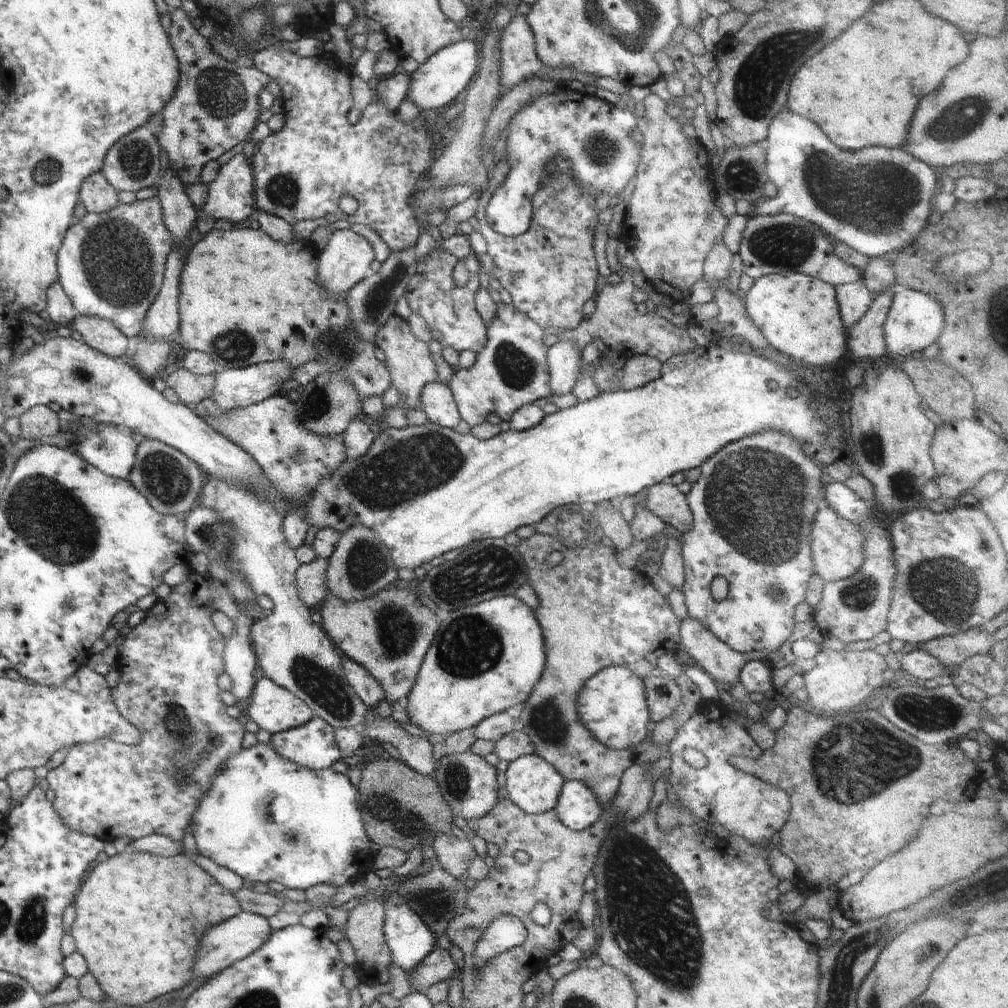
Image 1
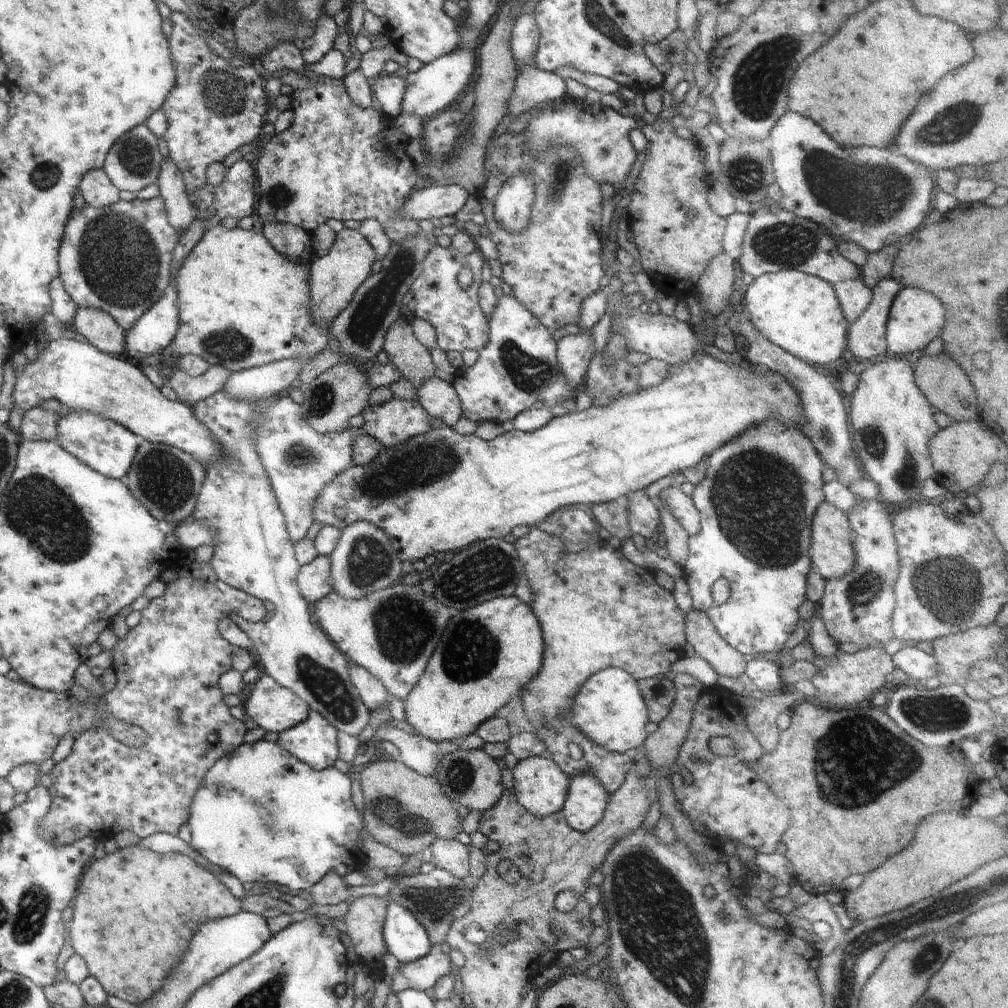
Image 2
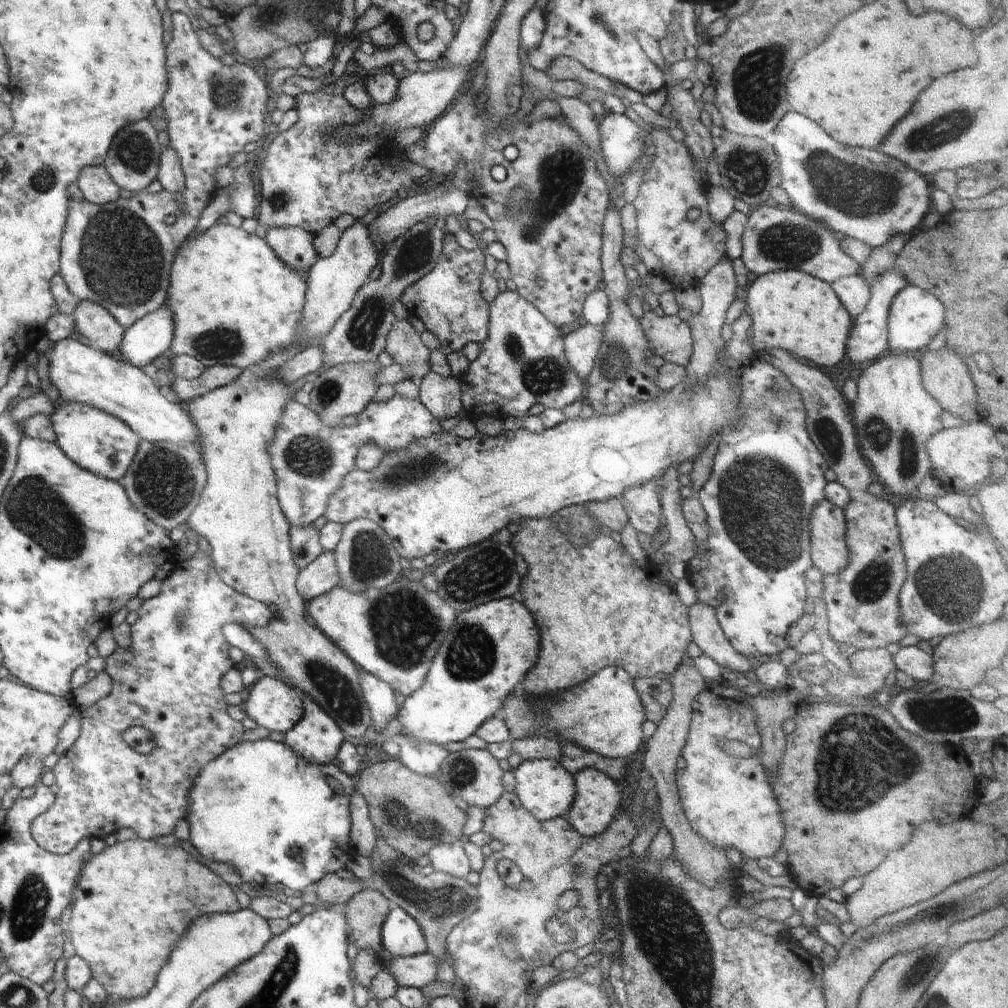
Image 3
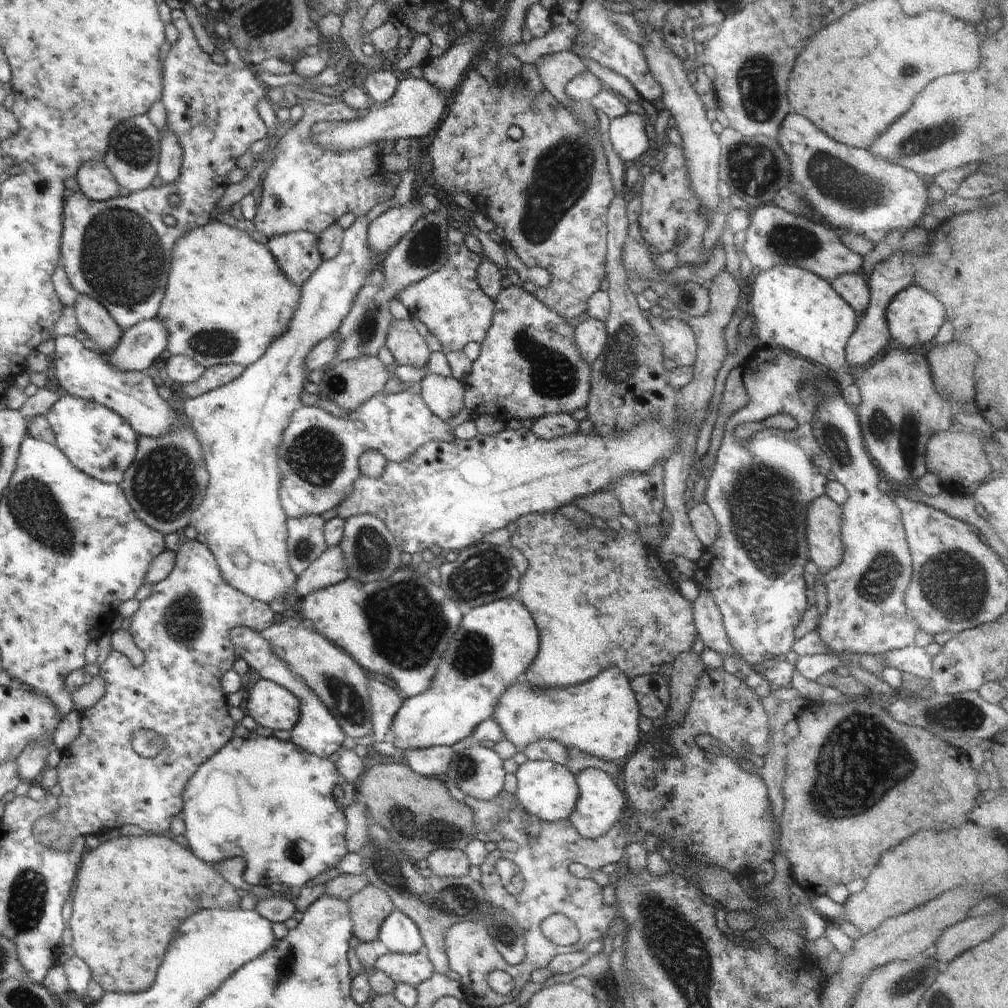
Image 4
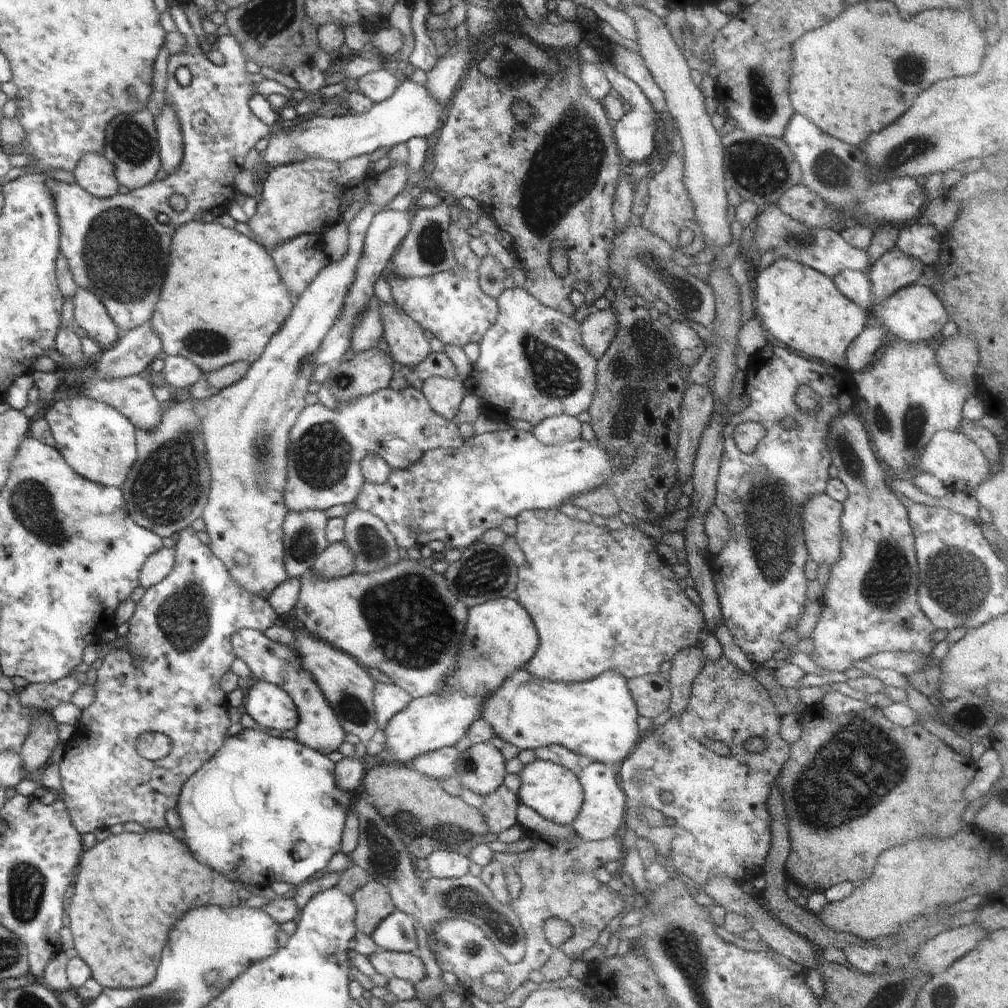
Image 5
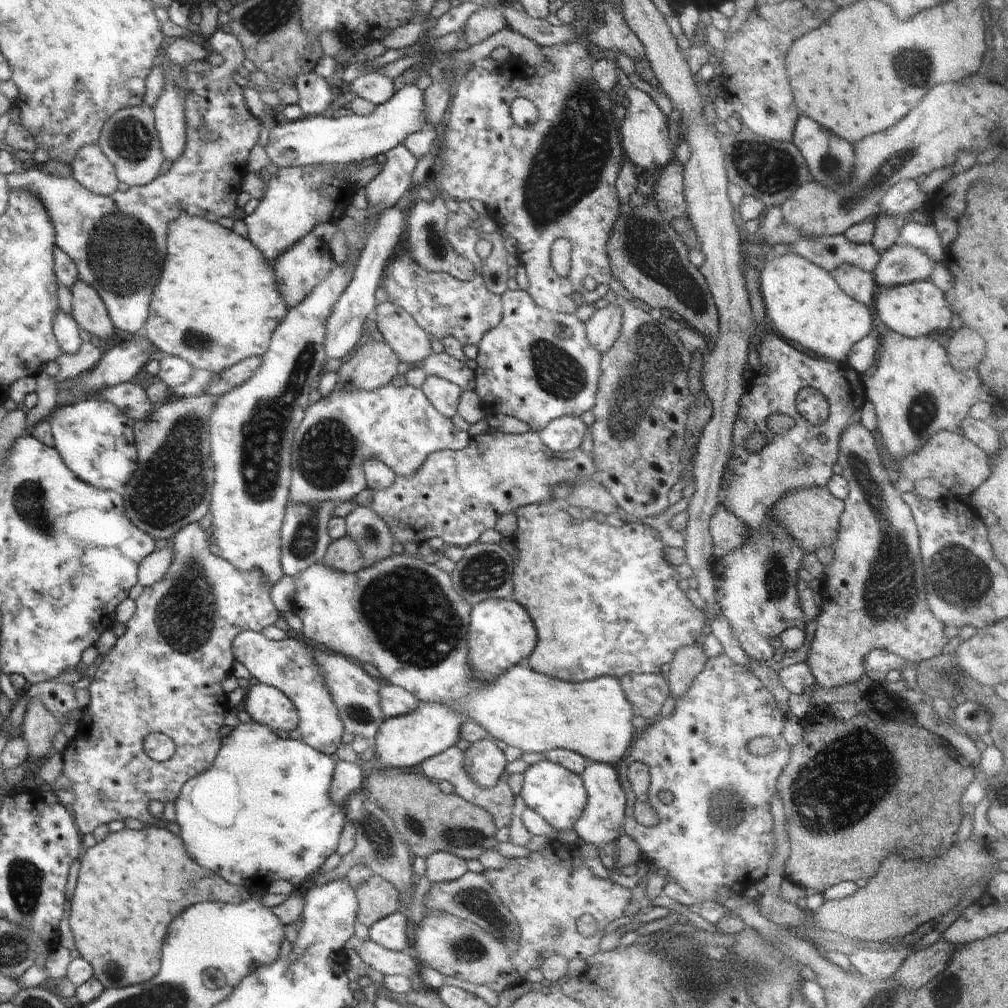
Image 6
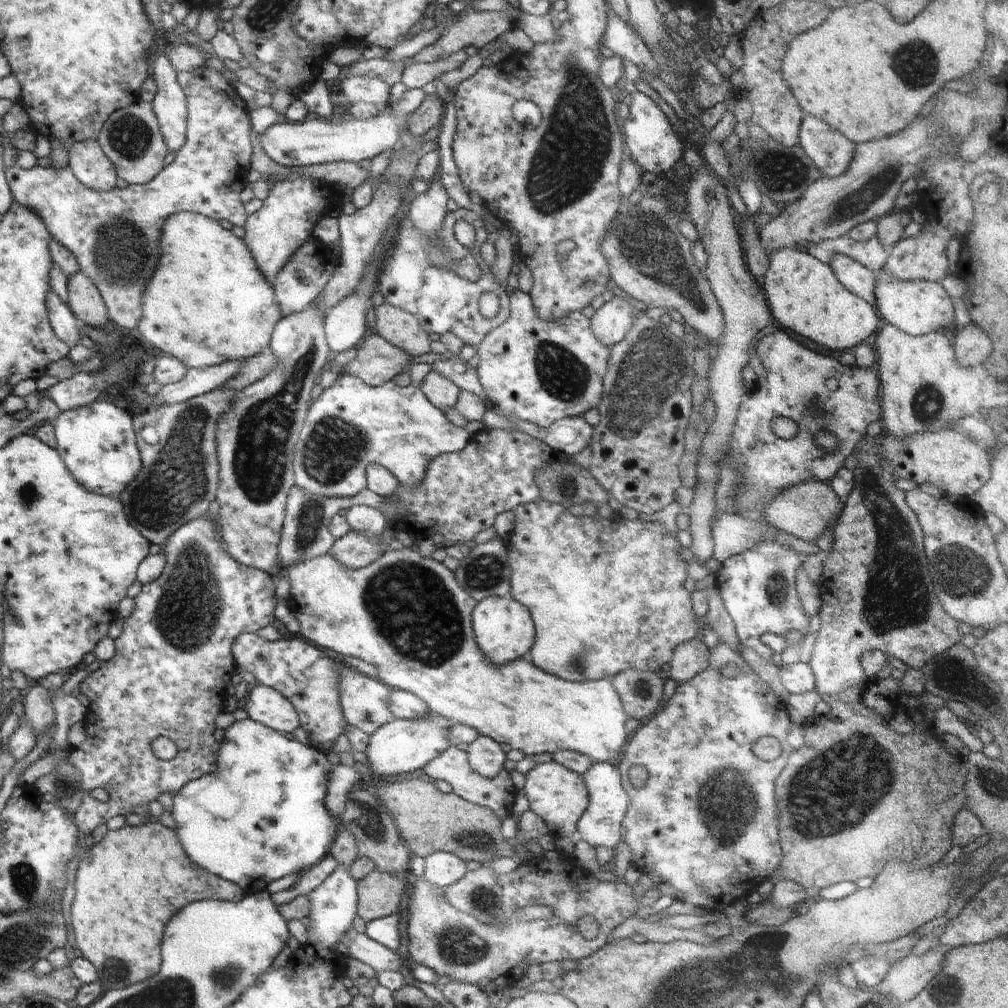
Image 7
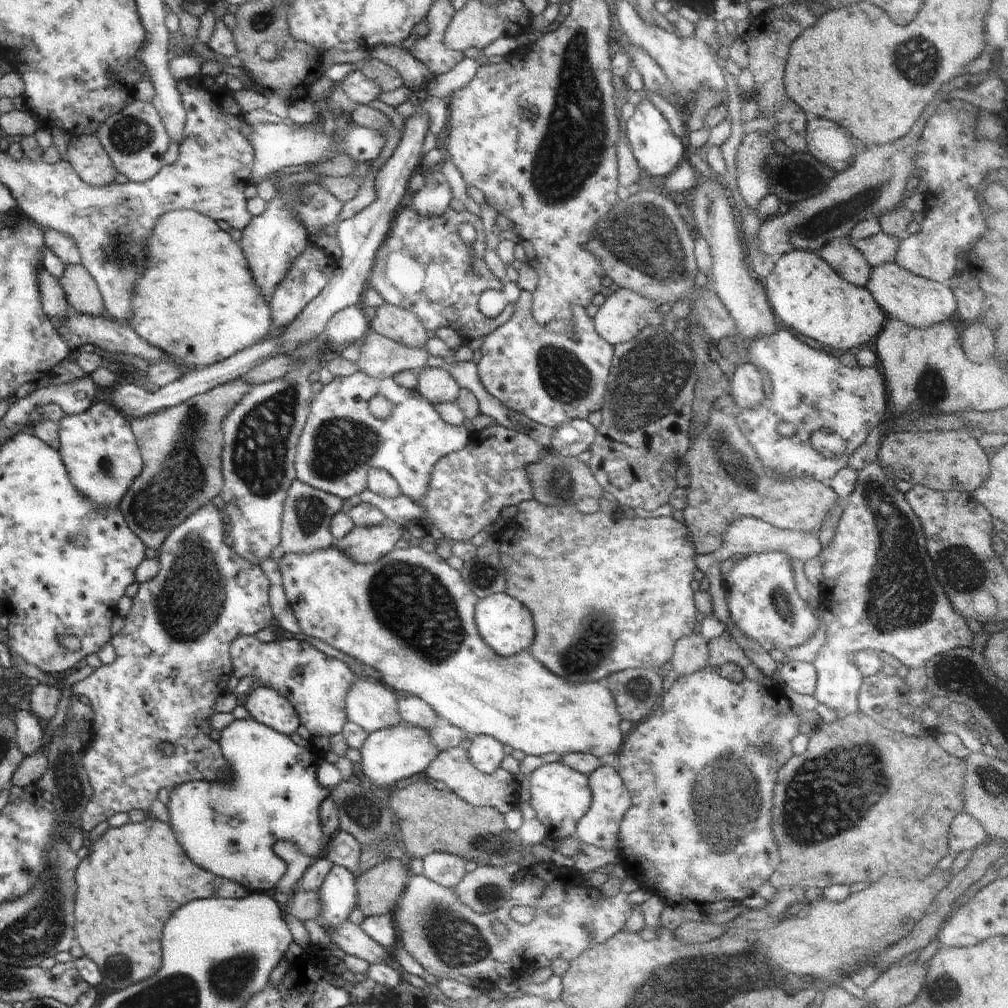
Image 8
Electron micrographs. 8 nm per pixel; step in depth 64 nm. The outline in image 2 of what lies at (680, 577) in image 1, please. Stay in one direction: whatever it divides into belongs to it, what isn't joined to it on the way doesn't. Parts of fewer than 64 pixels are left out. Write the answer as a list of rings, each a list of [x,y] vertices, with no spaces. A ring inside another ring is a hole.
[[[659,510],[661,516],[660,529],[665,535],[664,545],[668,550],[668,558],[683,570],[688,558],[688,538],[690,535],[678,518],[672,516],[672,510]]]

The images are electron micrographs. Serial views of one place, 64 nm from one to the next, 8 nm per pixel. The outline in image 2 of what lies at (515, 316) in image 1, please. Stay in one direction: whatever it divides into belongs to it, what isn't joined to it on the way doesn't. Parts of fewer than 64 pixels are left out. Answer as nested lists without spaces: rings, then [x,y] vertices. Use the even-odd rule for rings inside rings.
[[[502,295],[497,298],[494,312],[490,314],[488,344],[478,353],[478,360],[468,367],[459,370],[452,386],[458,394],[461,403],[462,414],[466,420],[476,422],[494,421],[503,423],[507,420],[514,420],[524,410],[538,406],[554,407],[560,406],[564,401],[574,399],[579,388],[570,388],[566,376],[562,374],[558,360],[556,360],[557,342],[552,338],[548,328],[530,312],[526,310],[512,295]]]

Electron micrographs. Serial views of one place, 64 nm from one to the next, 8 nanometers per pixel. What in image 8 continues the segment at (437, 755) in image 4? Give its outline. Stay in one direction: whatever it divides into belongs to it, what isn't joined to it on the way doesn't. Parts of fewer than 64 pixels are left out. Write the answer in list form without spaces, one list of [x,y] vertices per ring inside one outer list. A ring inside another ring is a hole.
[[[453,747],[440,751],[425,772],[432,780],[446,784],[447,791],[473,806],[494,808],[502,816],[518,808],[520,784],[514,776],[502,768],[492,775],[480,773],[473,768],[466,750],[462,748]]]

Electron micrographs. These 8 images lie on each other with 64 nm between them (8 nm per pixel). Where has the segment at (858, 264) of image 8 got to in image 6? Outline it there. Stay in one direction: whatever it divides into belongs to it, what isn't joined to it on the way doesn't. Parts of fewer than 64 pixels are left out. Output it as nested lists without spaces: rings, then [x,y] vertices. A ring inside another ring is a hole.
[[[840,264],[838,268],[831,271],[831,274],[838,286],[848,296],[852,296],[854,300],[866,304],[871,309],[874,308],[875,294],[878,287],[875,284],[873,273],[866,272],[858,266],[852,266],[852,264]]]

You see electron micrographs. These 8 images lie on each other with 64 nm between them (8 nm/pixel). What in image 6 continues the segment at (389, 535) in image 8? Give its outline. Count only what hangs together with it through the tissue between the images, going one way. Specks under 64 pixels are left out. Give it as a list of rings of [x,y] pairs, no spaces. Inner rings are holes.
[[[344,536],[332,541],[321,562],[332,566],[334,570],[354,574],[364,568],[358,544],[350,536]]]

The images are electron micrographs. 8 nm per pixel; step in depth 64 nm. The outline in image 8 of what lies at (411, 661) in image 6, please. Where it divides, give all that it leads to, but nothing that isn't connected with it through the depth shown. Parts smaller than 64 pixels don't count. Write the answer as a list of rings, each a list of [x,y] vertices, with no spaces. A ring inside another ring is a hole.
[[[414,542],[409,548],[402,549],[393,549],[391,552],[388,552],[385,556],[382,556],[382,559],[379,559],[377,562],[371,564],[359,564],[354,563],[351,559],[348,559],[345,556],[345,553],[342,553],[337,545],[334,544],[332,547],[326,548],[325,550],[315,551],[309,554],[288,554],[281,558],[280,572],[282,573],[282,582],[284,586],[284,593],[286,593],[286,598],[288,599],[288,603],[290,604],[292,610],[294,611],[294,615],[296,615],[296,619],[298,619],[298,624],[300,625],[301,633],[304,634],[307,638],[315,638],[316,640],[321,640],[324,644],[330,645],[332,648],[339,650],[340,652],[350,656],[352,659],[357,659],[360,663],[364,663],[368,666],[374,668],[375,672],[379,676],[379,681],[383,683],[386,687],[389,687],[394,692],[404,693],[408,695],[416,696],[421,700],[424,700],[432,711],[440,717],[443,717],[445,720],[448,720],[452,725],[456,727],[462,728],[466,733],[470,734],[471,737],[476,735],[487,735],[495,740],[498,740],[502,745],[506,744],[511,746],[514,750],[519,750],[520,752],[524,752],[526,755],[535,755],[541,757],[543,754],[560,754],[566,755],[569,753],[587,753],[591,756],[596,756],[598,758],[606,758],[606,756],[610,756],[610,754],[618,754],[621,750],[622,744],[625,743],[625,734],[620,730],[620,724],[622,721],[621,715],[617,712],[617,705],[613,700],[612,694],[610,694],[608,688],[604,686],[604,684],[598,684],[598,682],[582,682],[582,684],[574,684],[574,682],[566,682],[566,680],[562,680],[562,678],[558,678],[558,676],[554,676],[552,672],[548,672],[546,668],[542,668],[542,664],[538,664],[538,660],[534,660],[534,656],[530,656],[530,649],[520,652],[516,654],[516,656],[508,656],[508,658],[502,658],[502,656],[496,655],[496,652],[493,652],[479,636],[477,632],[477,627],[475,621],[473,620],[475,614],[475,607],[478,602],[478,598],[470,591],[470,588],[467,588],[462,582],[462,578],[458,571],[454,568],[451,568],[446,560],[443,560],[438,554],[435,553],[427,553],[425,552],[418,543]]]

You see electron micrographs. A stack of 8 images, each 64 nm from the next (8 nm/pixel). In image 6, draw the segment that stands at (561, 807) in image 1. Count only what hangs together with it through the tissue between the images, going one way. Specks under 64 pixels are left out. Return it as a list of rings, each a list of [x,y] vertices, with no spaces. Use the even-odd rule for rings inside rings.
[[[591,762],[579,775],[586,789],[587,801],[584,812],[574,824],[574,831],[584,842],[591,842],[597,847],[615,845],[623,832],[622,826],[627,812],[627,798],[620,786],[616,767],[611,764]]]

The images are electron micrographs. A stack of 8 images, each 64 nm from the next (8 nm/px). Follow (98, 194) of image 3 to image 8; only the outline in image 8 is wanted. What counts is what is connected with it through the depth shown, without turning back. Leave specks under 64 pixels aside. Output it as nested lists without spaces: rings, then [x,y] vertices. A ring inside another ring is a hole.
[[[96,134],[72,136],[66,155],[74,173],[88,185],[104,187],[115,182],[117,168]]]

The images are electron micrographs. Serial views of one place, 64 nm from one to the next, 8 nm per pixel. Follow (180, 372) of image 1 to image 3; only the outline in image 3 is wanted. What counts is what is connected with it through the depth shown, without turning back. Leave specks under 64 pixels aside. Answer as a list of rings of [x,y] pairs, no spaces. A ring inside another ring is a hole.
[[[212,365],[205,367],[204,372],[194,380],[175,379],[172,388],[181,402],[187,402],[211,390],[232,384],[240,374],[242,370],[236,366]]]

